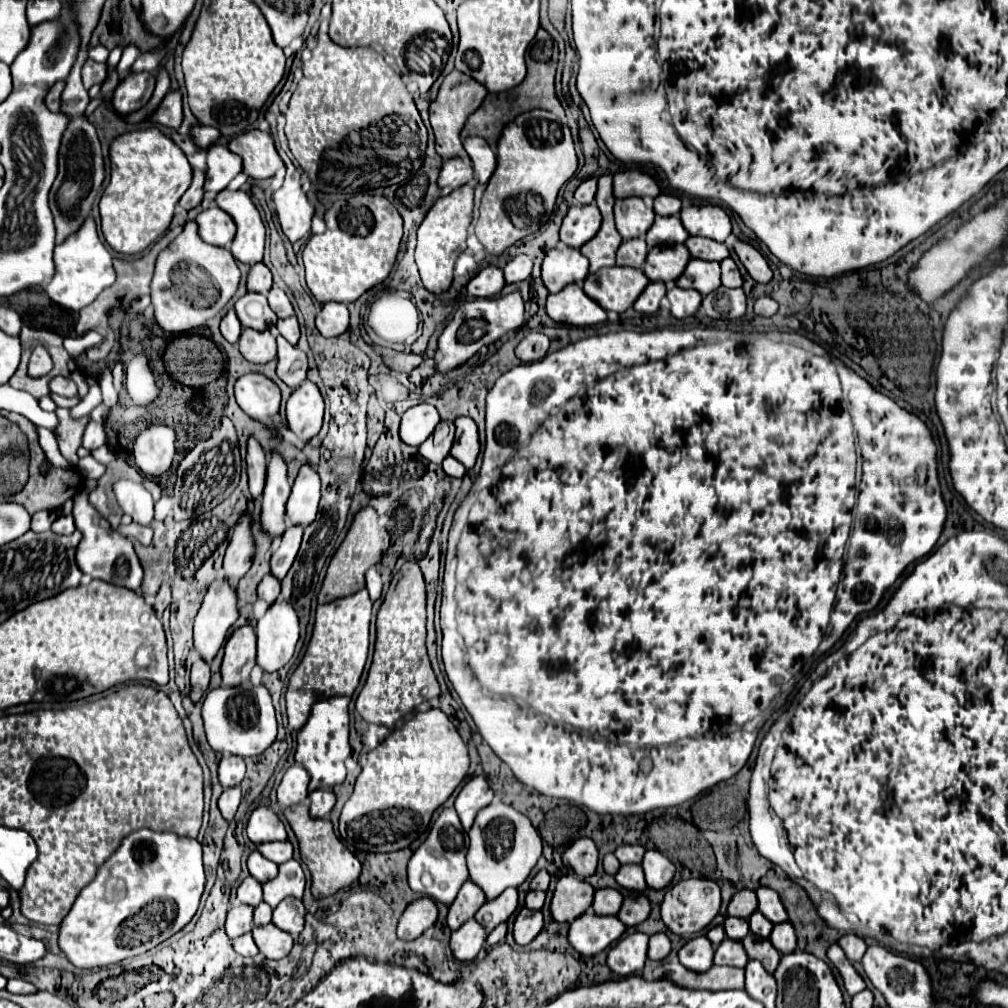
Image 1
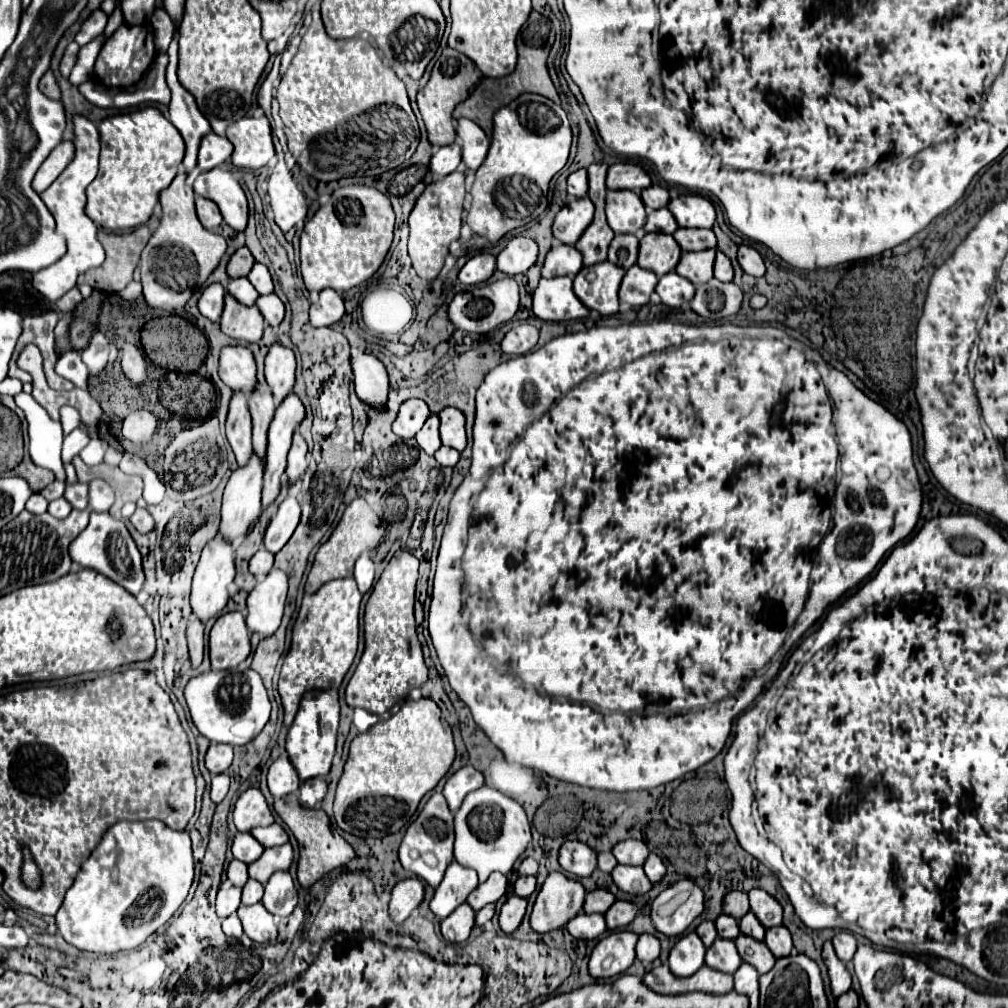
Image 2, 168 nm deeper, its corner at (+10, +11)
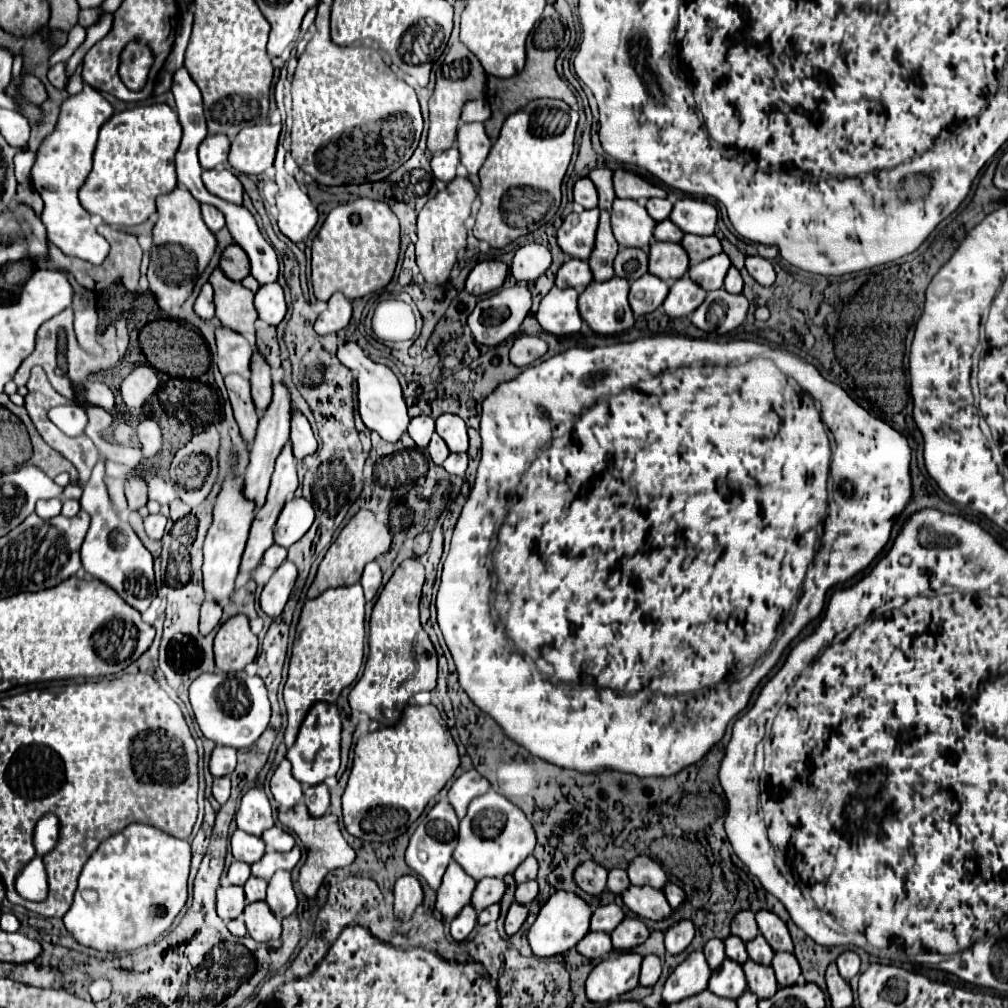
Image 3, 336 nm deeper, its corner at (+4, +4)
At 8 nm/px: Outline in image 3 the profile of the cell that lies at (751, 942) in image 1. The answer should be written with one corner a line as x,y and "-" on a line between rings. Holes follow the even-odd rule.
751,959
743,965
743,971
747,975
747,987
751,993
757,995
757,999
767,999
773,997
779,989
779,985
775,983
775,973
771,967
753,963

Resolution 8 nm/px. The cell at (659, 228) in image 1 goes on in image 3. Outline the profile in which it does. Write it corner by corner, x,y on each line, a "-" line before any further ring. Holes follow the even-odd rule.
661,221
657,223
655,231
653,231
657,241
673,241
673,243
681,243
683,233
677,229
677,225
673,225
671,221

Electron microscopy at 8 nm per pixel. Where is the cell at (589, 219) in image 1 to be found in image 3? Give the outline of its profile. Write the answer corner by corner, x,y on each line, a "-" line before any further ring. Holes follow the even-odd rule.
599,209
571,213
557,231
557,245
563,253
577,259
589,259
595,247

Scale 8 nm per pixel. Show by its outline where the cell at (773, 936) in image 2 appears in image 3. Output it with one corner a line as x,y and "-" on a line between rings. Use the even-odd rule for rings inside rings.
775,953
771,967
775,971
775,979
777,979
779,987
795,985
799,981
801,969
799,969
797,959
791,953

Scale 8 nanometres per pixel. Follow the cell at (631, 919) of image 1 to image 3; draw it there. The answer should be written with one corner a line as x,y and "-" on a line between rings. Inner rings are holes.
625,917
621,925
611,933
615,951
631,951
643,941
647,941
647,937
649,937
649,929
637,917

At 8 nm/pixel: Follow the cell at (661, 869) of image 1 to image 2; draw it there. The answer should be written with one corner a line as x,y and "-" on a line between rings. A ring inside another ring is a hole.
653,852
645,860
643,868
645,868
645,874
651,880
651,884
657,884
665,876
665,864
663,864
663,860
657,854
653,854

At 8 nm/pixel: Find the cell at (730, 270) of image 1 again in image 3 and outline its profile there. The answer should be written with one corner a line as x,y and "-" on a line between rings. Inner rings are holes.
735,267
729,269
729,273
727,273
727,277
725,277
723,289
729,291
729,293
741,293
741,289
743,289
743,279
741,279
741,275
739,275
739,271
737,271

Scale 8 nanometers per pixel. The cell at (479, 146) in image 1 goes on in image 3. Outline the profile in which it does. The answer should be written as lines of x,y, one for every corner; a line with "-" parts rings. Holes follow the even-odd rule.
461,123
457,131
457,147
465,169
471,175
479,173
491,149
491,139
487,137
483,123

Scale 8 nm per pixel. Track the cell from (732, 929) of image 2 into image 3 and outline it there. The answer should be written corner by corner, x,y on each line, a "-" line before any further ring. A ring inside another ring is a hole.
729,935
725,939
725,955
727,955
727,959
737,961
739,965
743,965
743,961
749,959
749,955
745,951
745,943
739,937
735,937
735,935

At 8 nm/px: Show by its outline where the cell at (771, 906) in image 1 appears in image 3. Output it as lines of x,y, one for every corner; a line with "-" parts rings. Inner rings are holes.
759,911
757,913
757,925
759,925
759,933
765,937
765,941
771,945
771,949
775,953
779,953
779,951
793,953
791,935
789,935
785,923
775,913

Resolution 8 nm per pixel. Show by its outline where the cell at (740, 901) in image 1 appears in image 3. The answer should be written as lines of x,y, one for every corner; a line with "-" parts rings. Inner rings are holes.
739,911
733,917
733,923
731,923
731,935
737,935
745,943
751,941
755,935
759,935
759,929
757,929
757,923
755,923
755,915
751,911

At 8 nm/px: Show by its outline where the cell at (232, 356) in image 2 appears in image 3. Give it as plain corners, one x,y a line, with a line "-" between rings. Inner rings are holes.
223,325
215,329
215,341
217,341
217,365
221,375
239,373
243,377
249,377
249,363
253,355
253,347
249,345
249,341

